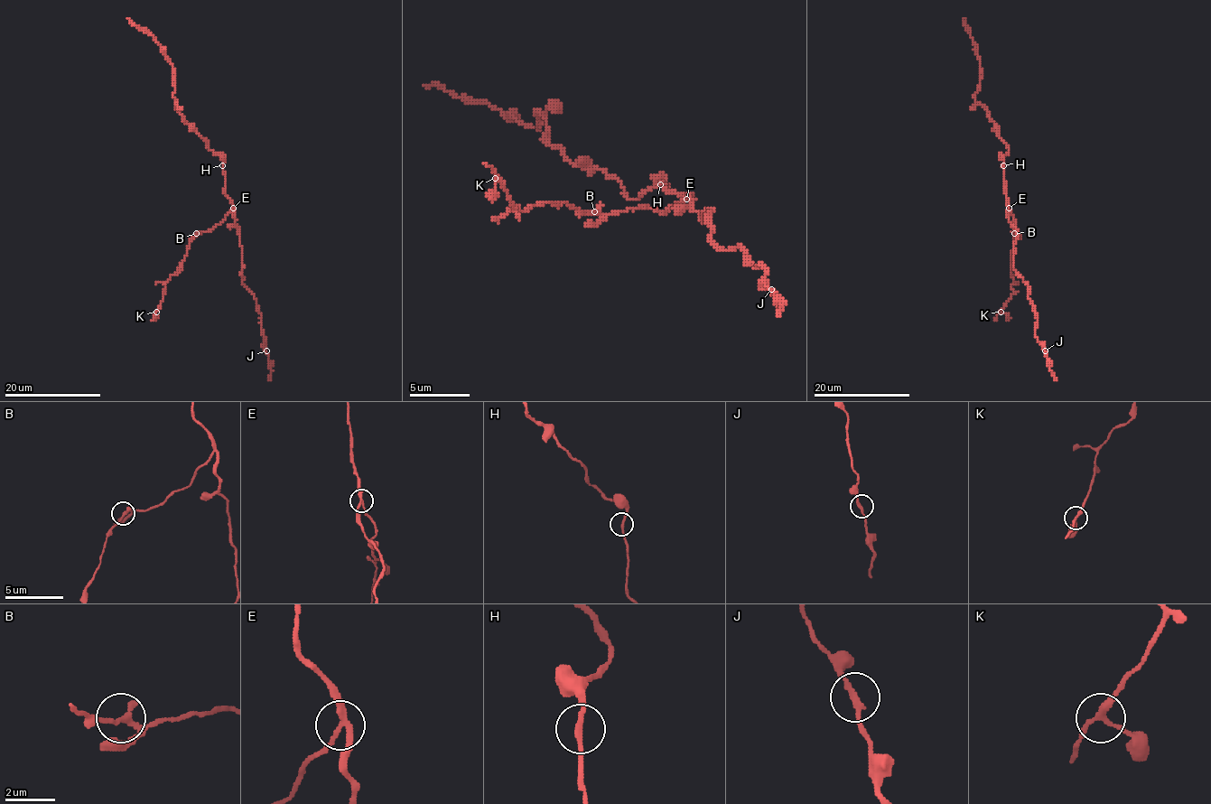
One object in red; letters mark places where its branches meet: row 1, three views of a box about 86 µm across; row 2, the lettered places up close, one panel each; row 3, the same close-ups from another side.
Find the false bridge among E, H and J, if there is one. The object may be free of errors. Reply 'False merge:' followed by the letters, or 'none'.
False merge: E

